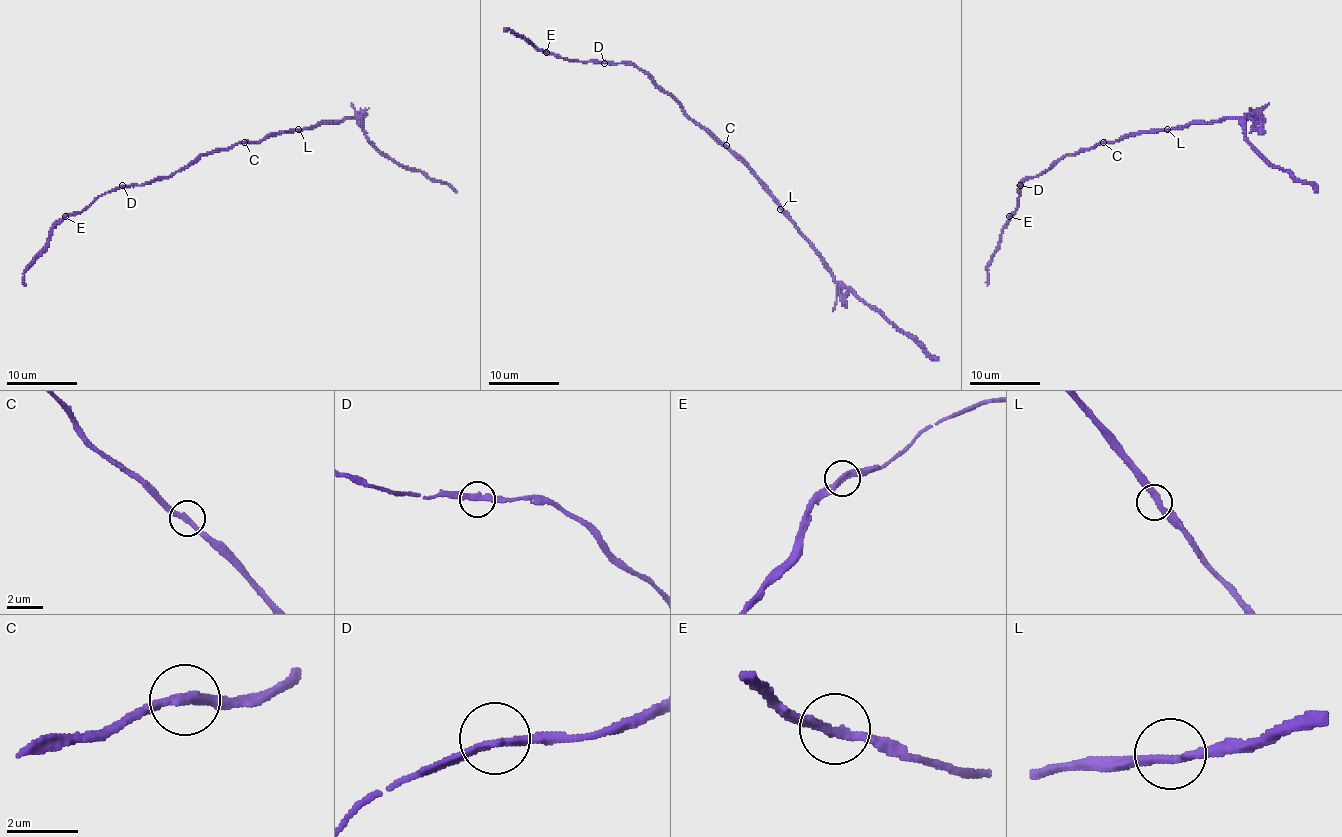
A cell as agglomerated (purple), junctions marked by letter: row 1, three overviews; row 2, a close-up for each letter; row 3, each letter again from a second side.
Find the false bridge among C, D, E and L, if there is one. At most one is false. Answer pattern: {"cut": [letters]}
{"cut": []}

